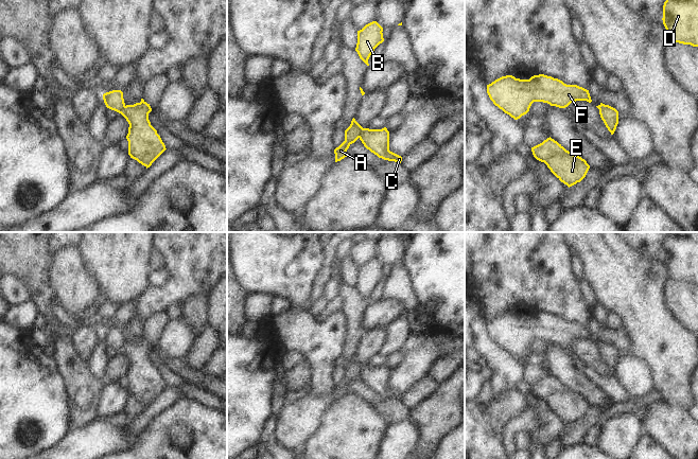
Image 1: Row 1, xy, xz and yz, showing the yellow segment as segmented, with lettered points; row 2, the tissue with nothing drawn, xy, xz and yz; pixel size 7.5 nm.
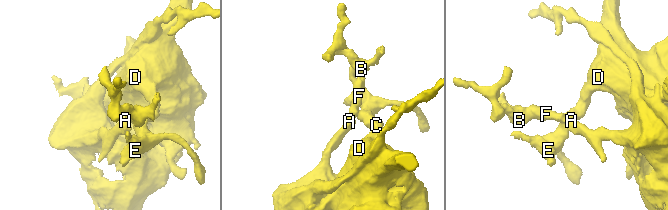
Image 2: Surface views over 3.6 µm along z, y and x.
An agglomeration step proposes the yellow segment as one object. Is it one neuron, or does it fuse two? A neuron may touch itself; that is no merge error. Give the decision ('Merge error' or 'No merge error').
Merge error

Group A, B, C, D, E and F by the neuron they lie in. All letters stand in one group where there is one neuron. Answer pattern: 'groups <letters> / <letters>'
groups A B F / C D E

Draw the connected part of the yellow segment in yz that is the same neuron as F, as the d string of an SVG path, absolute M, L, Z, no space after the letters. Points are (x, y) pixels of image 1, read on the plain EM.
M544 312L534 313L529 317L502 314L487 322L487 331L495 343L514 357L526 352L534 339L559 346L565 346L576 338L592 339L589 328Z

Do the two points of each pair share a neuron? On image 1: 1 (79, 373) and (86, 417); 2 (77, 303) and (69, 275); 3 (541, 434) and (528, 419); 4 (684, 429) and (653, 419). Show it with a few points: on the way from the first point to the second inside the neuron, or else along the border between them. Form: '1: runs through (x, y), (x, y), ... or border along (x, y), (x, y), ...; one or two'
1: runs through (81, 384), (85, 391), (86, 406); one
2: runs through (75, 296), (75, 288), (71, 282); one
3: border along (527, 404), (535, 413), (536, 427), (533, 430); two
4: runs through (677, 429), (661, 420); one

